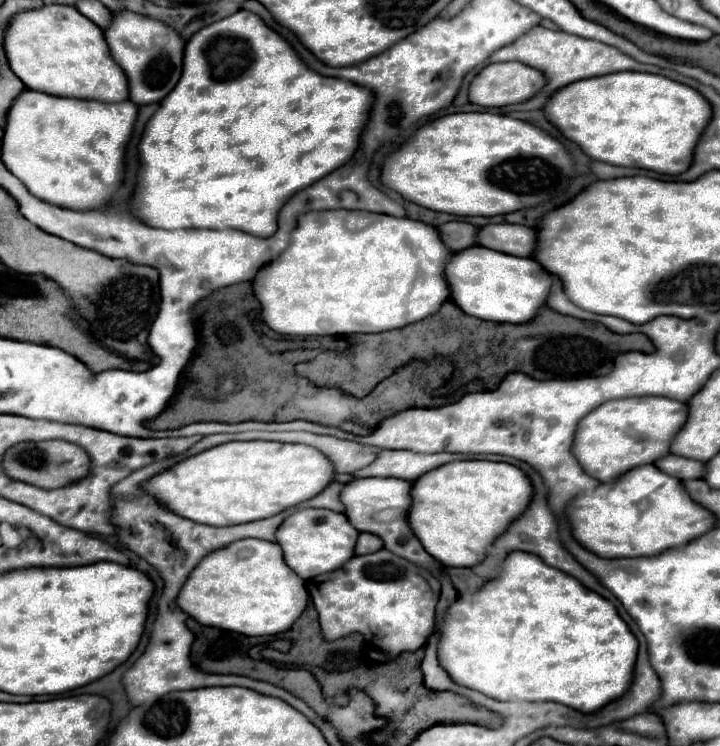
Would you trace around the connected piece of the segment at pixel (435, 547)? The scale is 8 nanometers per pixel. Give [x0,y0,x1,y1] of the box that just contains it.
[409,460,533,568]

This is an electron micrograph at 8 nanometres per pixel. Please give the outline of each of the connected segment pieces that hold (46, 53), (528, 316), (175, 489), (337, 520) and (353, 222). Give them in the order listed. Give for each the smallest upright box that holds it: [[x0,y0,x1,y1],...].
[[5,6,129,100],[447,248,551,324],[147,442,335,526],[277,508,359,580],[255,210,453,336]]

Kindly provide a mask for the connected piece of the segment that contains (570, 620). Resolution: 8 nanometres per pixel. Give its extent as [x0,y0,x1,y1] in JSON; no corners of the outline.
[439,552,639,712]

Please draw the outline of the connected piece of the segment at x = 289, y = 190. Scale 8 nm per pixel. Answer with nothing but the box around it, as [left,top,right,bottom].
[131,10,373,236]

